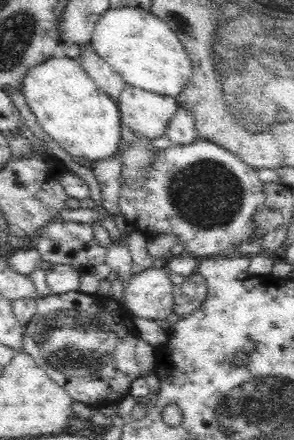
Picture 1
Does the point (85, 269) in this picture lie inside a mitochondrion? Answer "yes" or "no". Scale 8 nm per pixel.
no

